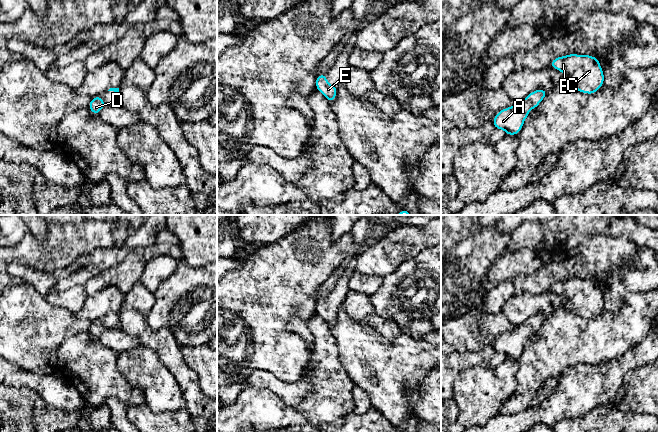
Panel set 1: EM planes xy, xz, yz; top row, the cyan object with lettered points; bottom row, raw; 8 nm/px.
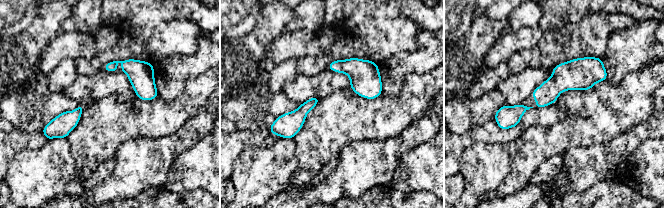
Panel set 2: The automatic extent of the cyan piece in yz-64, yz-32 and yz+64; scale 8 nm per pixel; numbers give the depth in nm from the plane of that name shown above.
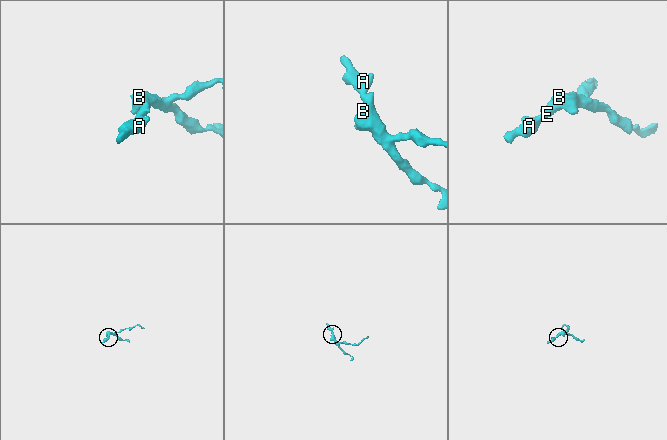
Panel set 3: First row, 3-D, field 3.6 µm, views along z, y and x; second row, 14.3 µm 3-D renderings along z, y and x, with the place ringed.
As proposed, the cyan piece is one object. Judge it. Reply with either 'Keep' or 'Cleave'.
Keep

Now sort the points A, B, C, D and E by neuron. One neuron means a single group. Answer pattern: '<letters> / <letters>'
A B C D E

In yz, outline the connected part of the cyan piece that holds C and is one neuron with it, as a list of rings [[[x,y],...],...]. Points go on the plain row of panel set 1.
[[[569,278],[557,281],[550,290],[565,298],[563,308],[582,317],[593,318],[604,307],[599,283],[591,279]]]

